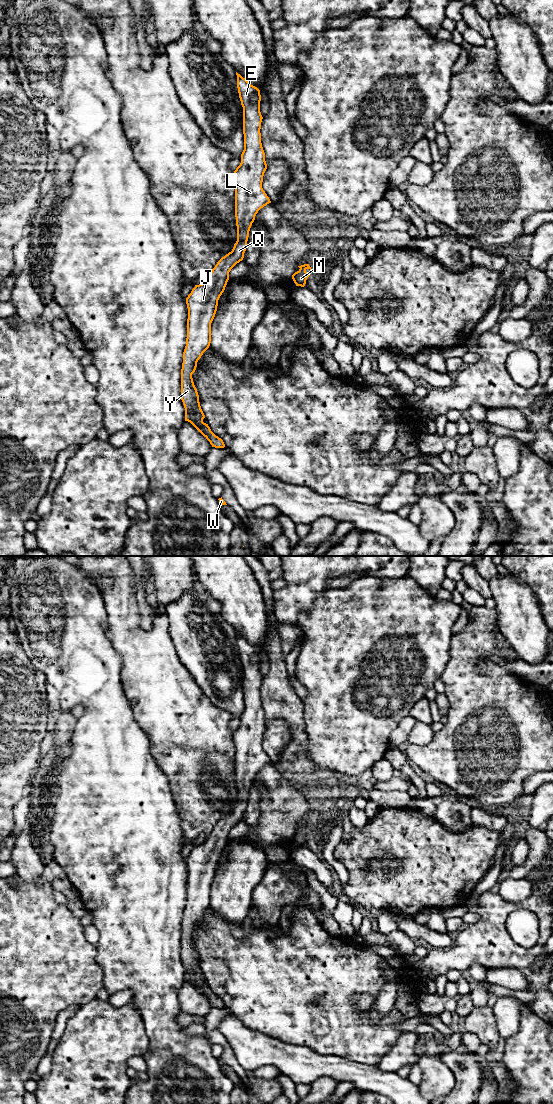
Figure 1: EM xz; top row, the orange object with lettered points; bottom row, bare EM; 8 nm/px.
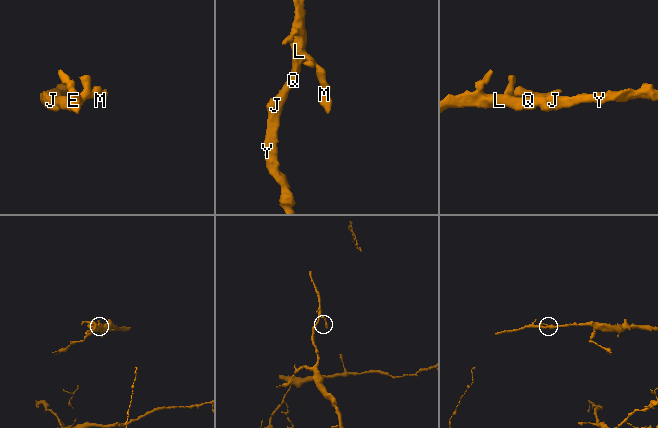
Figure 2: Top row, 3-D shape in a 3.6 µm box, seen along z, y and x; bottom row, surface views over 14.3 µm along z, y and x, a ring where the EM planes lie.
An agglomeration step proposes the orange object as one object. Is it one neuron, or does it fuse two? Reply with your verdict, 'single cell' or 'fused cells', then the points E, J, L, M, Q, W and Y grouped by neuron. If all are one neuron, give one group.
single cell | E J L M Q W Y

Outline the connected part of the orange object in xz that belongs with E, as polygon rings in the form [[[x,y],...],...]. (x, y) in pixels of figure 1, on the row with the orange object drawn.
[[[236,72],[237,88],[241,105],[243,107],[243,134],[244,150],[241,154],[241,163],[233,174],[235,183],[235,217],[237,226],[237,241],[231,252],[222,257],[212,269],[205,282],[195,285],[186,298],[188,308],[187,338],[183,352],[183,363],[181,369],[181,400],[185,408],[185,421],[190,422],[215,448],[224,448],[225,444],[221,438],[216,436],[203,422],[205,415],[201,409],[199,395],[194,385],[192,374],[195,372],[197,362],[211,343],[211,323],[215,317],[218,300],[225,290],[229,280],[231,269],[244,258],[247,248],[249,231],[258,211],[271,203],[269,197],[262,188],[263,176],[267,169],[265,153],[261,143],[261,122],[260,112],[261,95],[260,90],[251,85],[245,78]]]

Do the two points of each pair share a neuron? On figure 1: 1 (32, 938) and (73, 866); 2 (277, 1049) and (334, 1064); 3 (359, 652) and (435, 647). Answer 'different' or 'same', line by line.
1: different
2: same
3: same

